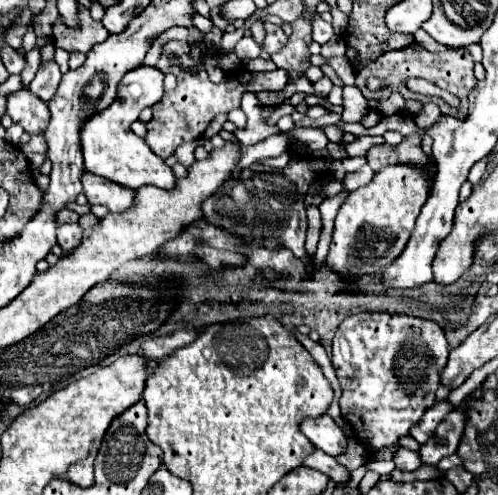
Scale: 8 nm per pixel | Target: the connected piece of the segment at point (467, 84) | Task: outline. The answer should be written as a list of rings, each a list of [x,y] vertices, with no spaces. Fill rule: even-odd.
[[[410,44],[406,48],[400,48],[400,50],[392,50],[392,52],[386,52],[382,54],[380,58],[376,58],[374,62],[370,62],[366,68],[358,70],[356,74],[356,86],[360,88],[360,91],[367,99],[373,99],[378,101],[385,101],[393,92],[399,92],[404,98],[420,98],[418,92],[412,92],[406,86],[406,80],[408,78],[424,78],[432,84],[436,84],[438,88],[444,88],[448,90],[450,94],[458,96],[460,100],[460,110],[466,112],[468,110],[468,92],[470,88],[474,88],[476,84],[476,76],[474,76],[474,60],[470,54],[466,54],[466,50],[448,50],[448,52],[440,52],[440,54],[434,54],[434,52],[428,52],[424,50],[422,46],[418,44]],[[370,76],[376,76],[380,80],[386,82],[386,86],[380,91],[371,92],[366,84],[366,80]]]

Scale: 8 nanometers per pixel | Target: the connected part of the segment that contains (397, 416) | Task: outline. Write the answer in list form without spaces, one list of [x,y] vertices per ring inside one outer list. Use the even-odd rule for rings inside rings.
[[[364,312],[340,322],[332,342],[332,364],[342,386],[340,412],[354,422],[356,436],[370,452],[394,450],[392,460],[398,470],[420,468],[418,452],[400,446],[400,438],[436,402],[440,372],[446,366],[450,346],[444,330],[432,320],[414,316],[392,316]]]

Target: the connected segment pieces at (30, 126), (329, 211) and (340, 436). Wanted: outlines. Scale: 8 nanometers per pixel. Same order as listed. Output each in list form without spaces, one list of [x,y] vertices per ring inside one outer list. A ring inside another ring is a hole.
[[[18,90],[6,96],[6,104],[10,118],[16,124],[20,124],[26,134],[38,134],[46,130],[50,112],[48,106],[42,100],[38,100],[38,96],[30,94],[28,90]]]
[[[344,188],[339,194],[325,198],[318,207],[321,214],[322,231],[314,255],[314,268],[321,268],[325,263],[333,233],[335,217],[349,194],[350,192]]]
[[[322,414],[318,418],[304,418],[300,424],[300,430],[316,448],[324,450],[330,456],[342,454],[346,450],[344,432],[326,414]]]

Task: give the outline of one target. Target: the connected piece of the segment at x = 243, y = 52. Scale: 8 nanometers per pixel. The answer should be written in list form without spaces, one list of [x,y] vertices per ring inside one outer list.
[[[244,36],[234,48],[238,58],[258,58],[260,50],[262,50],[262,46],[252,36]]]

